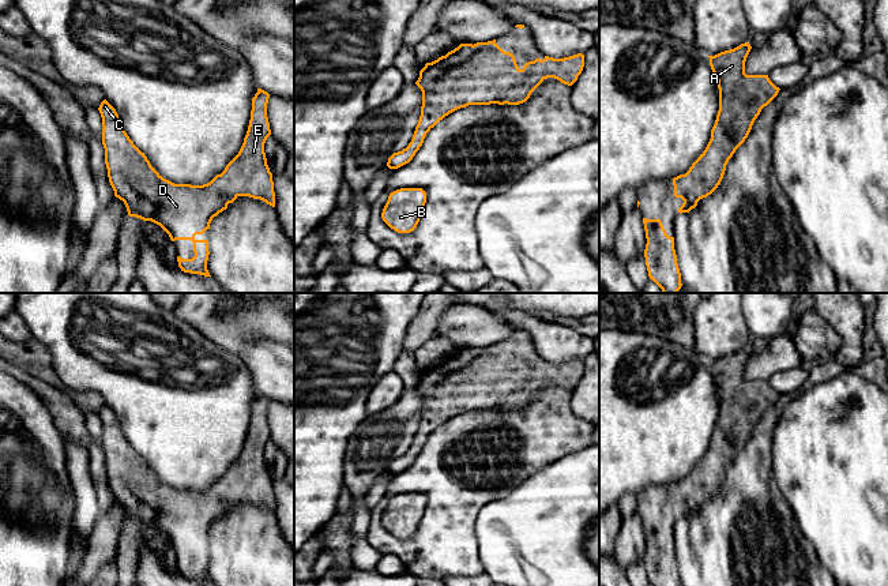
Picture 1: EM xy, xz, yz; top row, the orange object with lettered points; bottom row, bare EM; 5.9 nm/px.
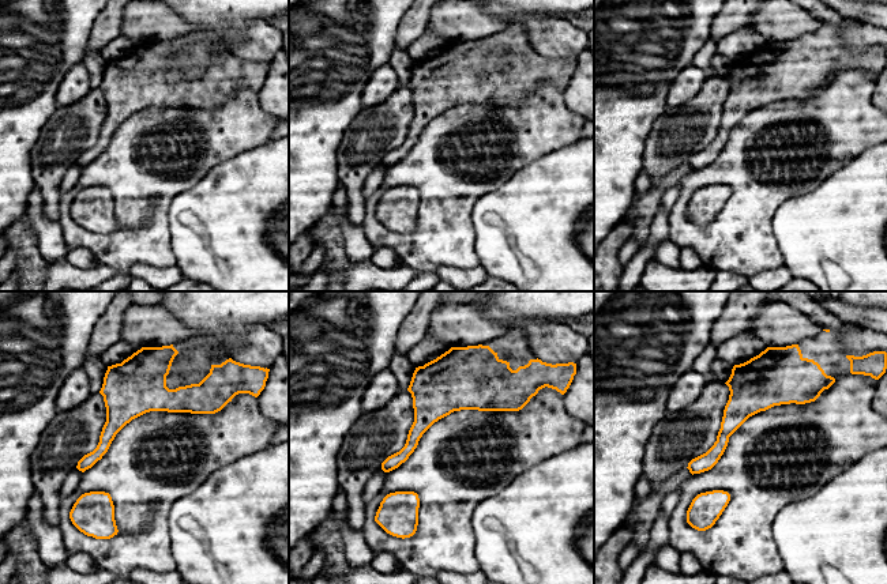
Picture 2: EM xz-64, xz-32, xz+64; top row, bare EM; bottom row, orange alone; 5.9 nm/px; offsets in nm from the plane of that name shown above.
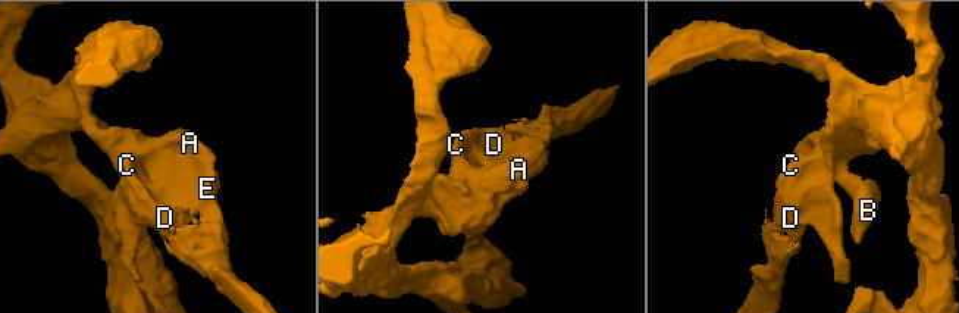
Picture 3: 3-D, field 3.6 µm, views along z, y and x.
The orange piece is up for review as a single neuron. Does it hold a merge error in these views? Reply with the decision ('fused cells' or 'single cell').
single cell

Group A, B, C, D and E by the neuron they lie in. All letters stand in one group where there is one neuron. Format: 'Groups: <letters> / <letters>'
Groups: A B C D E

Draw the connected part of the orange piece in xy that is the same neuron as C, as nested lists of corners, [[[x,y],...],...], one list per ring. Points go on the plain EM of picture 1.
[[[261,394],[252,403],[251,425],[244,448],[238,459],[226,470],[221,480],[203,491],[174,489],[163,484],[150,469],[124,436],[116,414],[104,405],[98,413],[102,422],[102,450],[105,454],[105,469],[109,488],[114,502],[124,507],[128,521],[159,530],[170,542],[176,545],[191,545],[195,561],[183,564],[177,561],[178,572],[184,578],[211,582],[207,575],[208,545],[196,545],[196,540],[203,540],[210,534],[214,522],[227,514],[238,502],[260,504],[275,512],[275,497],[272,478],[267,470],[264,448],[271,440],[267,422],[267,409],[270,399]]]

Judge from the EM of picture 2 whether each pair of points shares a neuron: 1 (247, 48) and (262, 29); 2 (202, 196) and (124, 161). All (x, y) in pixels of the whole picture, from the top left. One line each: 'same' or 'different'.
1: same
2: different

